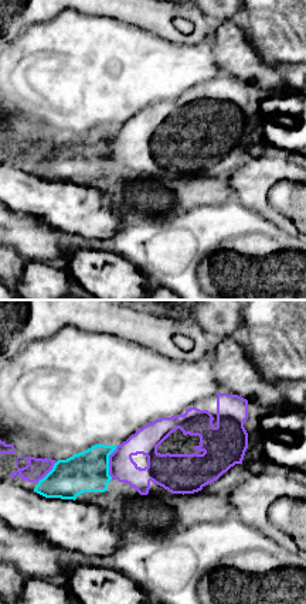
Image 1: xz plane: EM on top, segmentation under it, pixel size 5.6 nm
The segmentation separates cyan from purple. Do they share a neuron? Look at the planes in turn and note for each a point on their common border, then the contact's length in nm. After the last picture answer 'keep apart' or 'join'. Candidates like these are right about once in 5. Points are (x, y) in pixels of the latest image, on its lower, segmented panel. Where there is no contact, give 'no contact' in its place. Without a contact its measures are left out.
meets cyan at (108, 461); contact 190 nm long

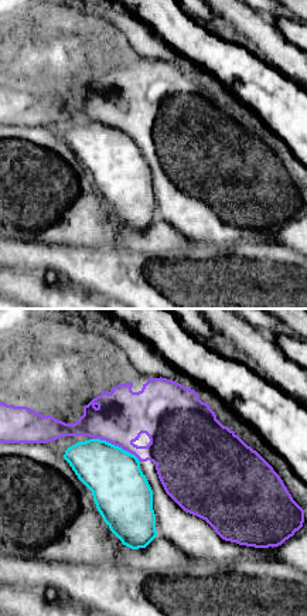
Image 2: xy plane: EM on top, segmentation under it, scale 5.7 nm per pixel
meets cyan at (116, 446); contact 300 nm long

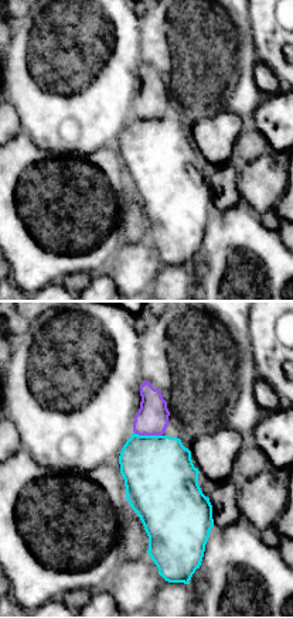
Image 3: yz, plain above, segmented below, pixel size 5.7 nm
meets cyan at (147, 436); contact 170 nm long

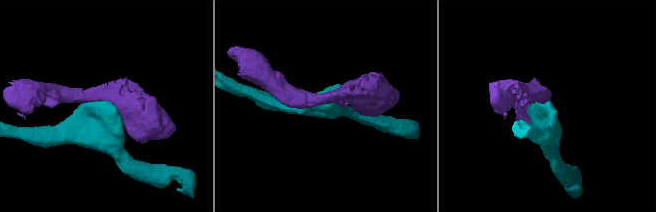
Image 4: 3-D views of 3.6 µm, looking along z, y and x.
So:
keep apart

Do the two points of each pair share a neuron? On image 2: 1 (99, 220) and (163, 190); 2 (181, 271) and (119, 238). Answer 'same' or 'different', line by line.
1: different
2: different

